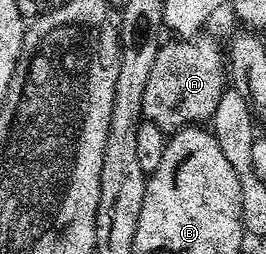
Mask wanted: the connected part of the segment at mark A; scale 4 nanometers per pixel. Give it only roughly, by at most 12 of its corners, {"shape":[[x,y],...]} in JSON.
{"shape":[[165,41],[140,113],[175,132],[211,119],[226,89],[222,46]]}

